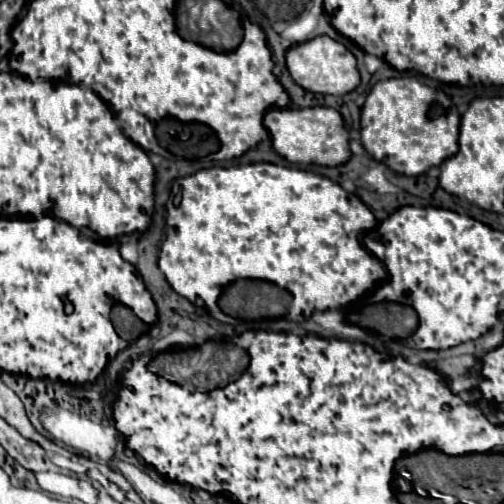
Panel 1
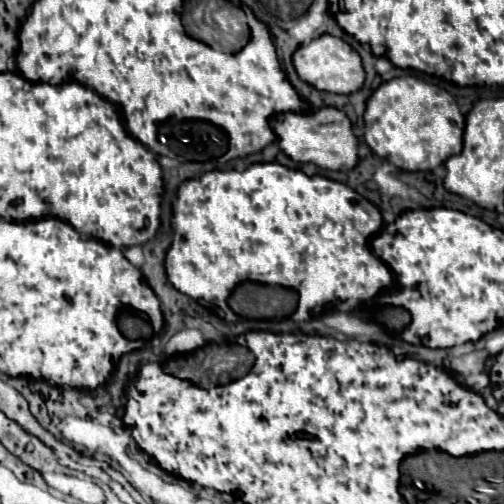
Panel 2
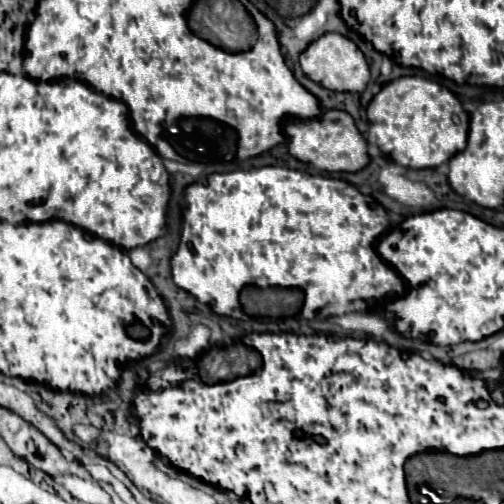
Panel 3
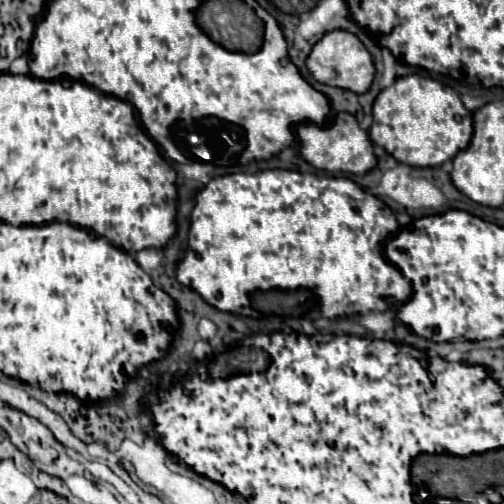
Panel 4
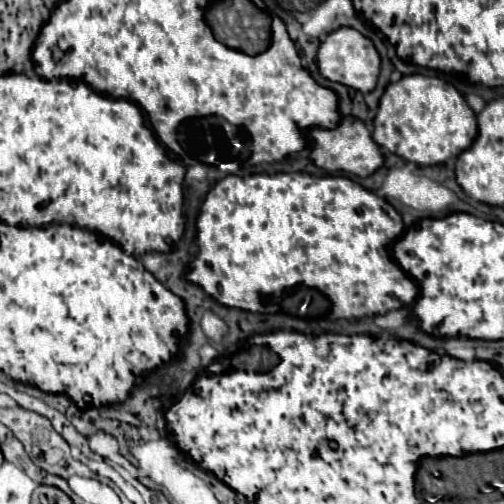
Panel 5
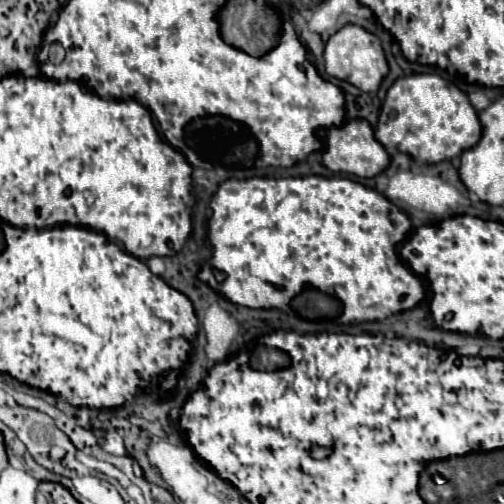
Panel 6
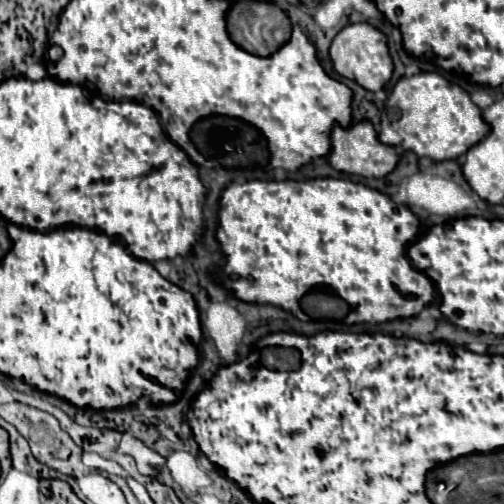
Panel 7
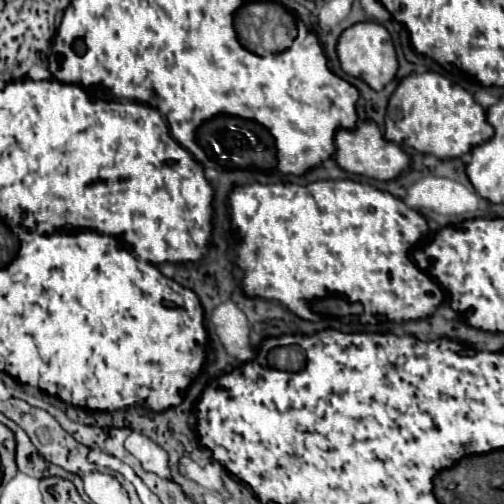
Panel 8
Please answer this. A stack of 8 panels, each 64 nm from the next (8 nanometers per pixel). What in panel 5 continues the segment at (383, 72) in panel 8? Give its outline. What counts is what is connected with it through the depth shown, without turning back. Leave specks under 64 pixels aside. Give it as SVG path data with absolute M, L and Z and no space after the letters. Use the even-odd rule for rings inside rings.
M338 28L332 34L326 36L326 40L320 44L316 52L316 66L322 74L322 78L330 82L340 82L344 86L350 86L354 90L360 90L362 94L368 94L376 86L376 78L380 72L380 56L374 50L372 42L364 38L354 28Z

